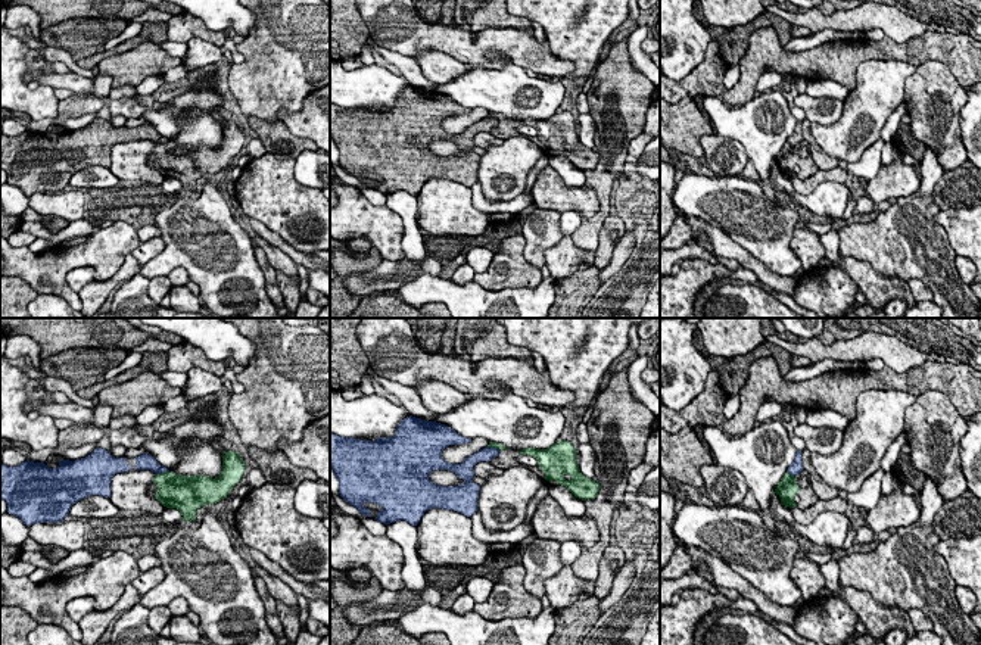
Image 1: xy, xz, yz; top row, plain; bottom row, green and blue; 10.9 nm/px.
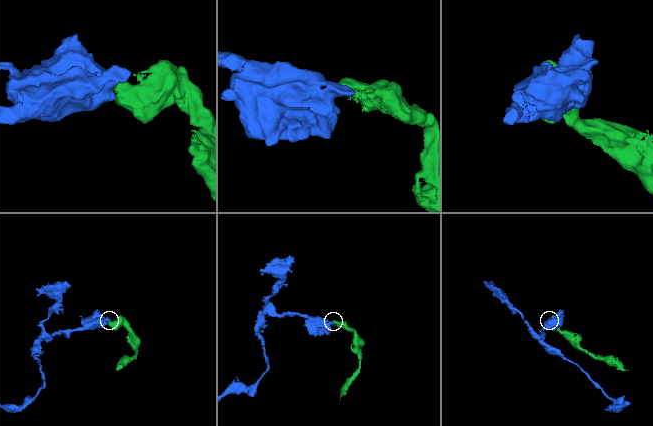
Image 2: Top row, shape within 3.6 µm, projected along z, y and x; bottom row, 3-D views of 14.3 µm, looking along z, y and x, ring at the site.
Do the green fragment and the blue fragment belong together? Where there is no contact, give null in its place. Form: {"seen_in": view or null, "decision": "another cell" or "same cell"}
{"seen_in": "xy", "decision": "another cell"}

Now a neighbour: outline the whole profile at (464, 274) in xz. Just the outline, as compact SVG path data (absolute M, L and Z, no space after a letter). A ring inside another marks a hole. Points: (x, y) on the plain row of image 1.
M464 264L454 272L451 280L460 286L464 286L473 281L474 274L474 269L468 264Z

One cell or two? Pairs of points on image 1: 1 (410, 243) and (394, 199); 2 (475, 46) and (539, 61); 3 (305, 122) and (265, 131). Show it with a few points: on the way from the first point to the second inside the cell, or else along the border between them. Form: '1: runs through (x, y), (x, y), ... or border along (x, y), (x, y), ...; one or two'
1: runs through (410, 233), (408, 214), (404, 209); one
2: runs through (491, 46), (519, 46), (523, 49); one
3: border along (280, 120), (293, 134), (307, 137), (314, 143); two

